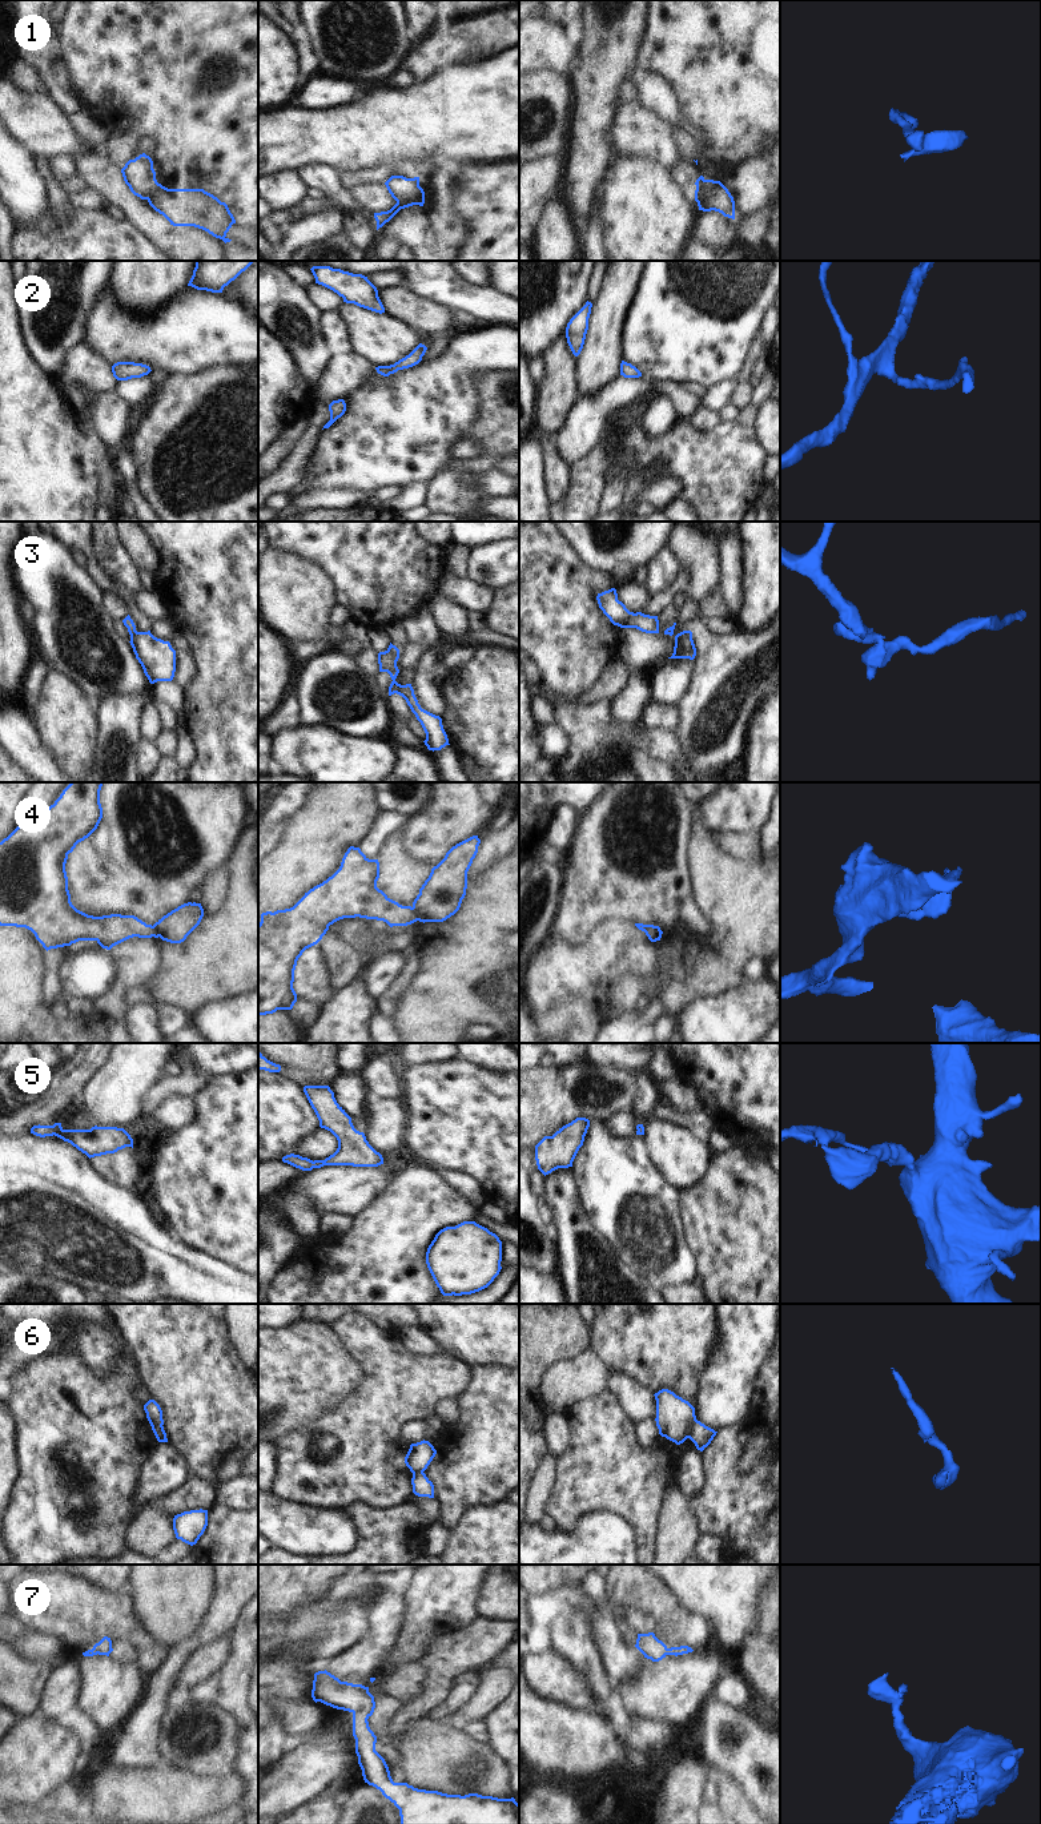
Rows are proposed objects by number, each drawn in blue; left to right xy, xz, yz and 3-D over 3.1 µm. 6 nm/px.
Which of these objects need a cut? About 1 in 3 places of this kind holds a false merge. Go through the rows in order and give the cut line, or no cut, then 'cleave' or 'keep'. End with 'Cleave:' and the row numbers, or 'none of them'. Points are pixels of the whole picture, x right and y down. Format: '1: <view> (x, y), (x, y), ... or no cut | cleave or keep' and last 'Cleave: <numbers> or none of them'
1: xz (418, 185), (412, 200), (397, 202) | cleave
2: no cut | keep
3: xz (397, 683), (394, 692) | cleave
4: xz (412, 908), (418, 919) | cleave
5: no cut | keep
6: yz (695, 1418), (688, 1428), (687, 1437) | cleave
7: no cut | keep
Cleave: 1, 3, 4, 6

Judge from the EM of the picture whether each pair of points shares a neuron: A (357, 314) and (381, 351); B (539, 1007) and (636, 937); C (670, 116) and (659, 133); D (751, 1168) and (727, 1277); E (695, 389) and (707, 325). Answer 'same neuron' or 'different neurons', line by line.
A: same neuron
B: same neuron
C: different neurons
D: same neuron
E: different neurons

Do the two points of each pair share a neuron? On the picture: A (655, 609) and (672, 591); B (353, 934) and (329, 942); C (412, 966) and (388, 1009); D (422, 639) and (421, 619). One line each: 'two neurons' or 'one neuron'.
A: one neuron
B: two neurons
C: one neuron
D: one neuron

